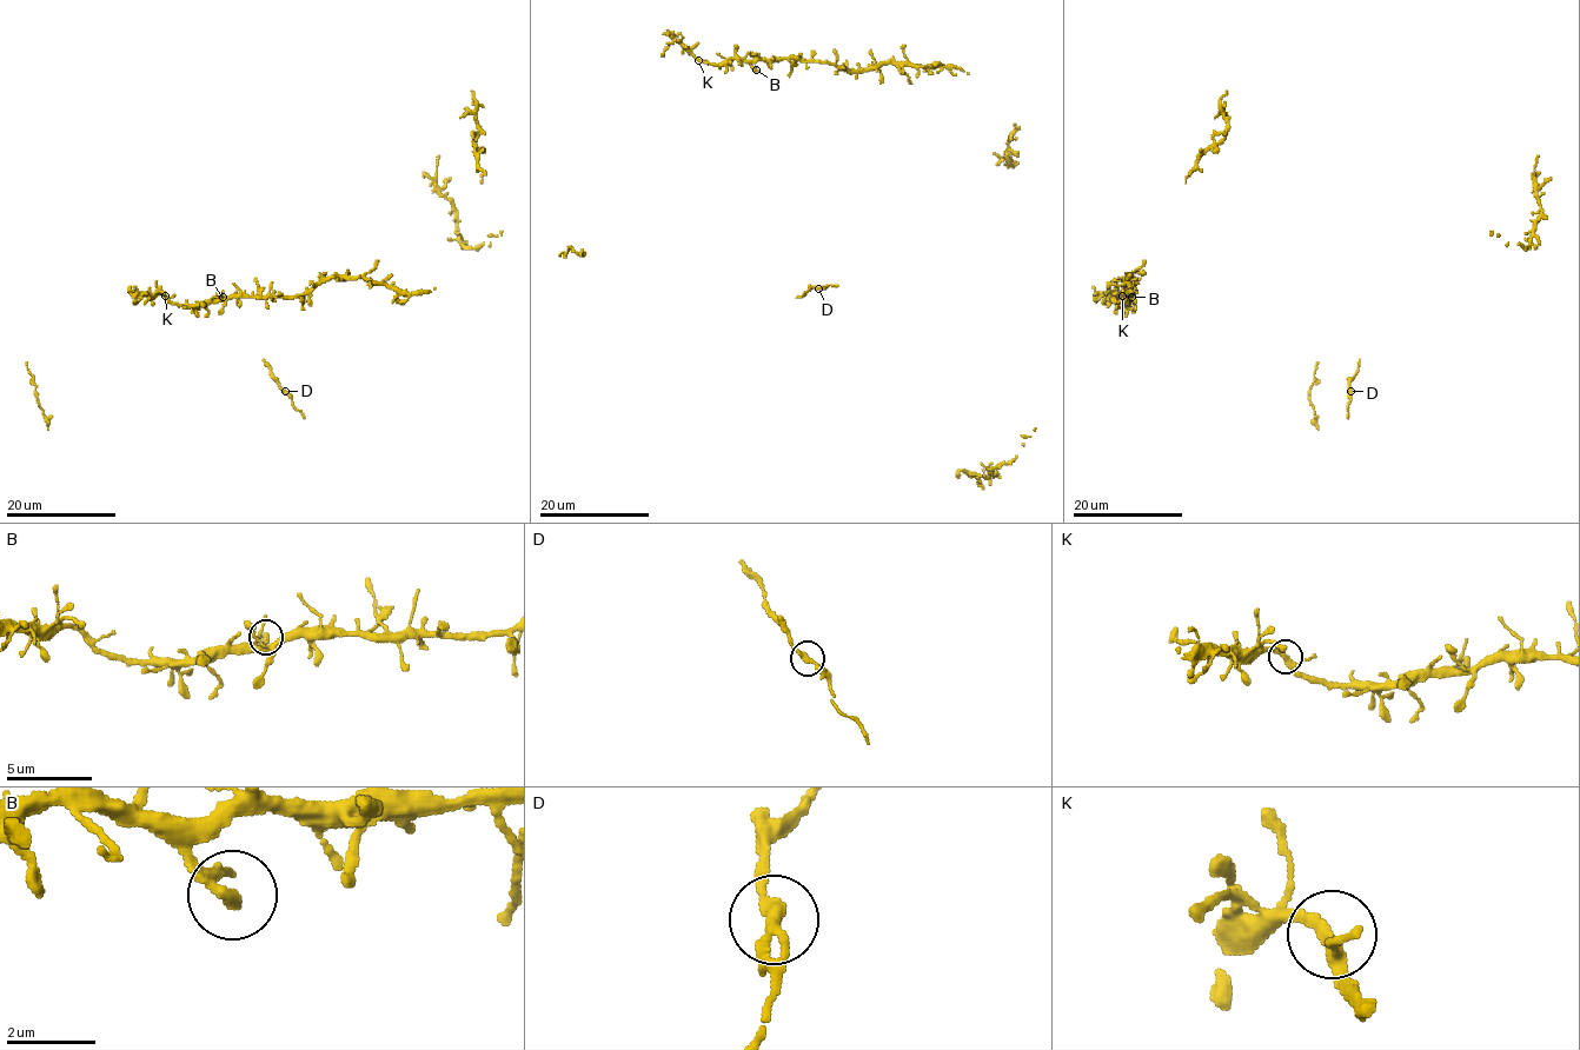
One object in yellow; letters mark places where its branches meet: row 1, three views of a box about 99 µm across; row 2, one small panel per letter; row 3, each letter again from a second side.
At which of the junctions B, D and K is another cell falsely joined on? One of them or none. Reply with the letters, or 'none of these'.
none of these

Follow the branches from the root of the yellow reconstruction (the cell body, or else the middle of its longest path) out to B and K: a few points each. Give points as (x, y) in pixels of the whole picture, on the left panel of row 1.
B: (423, 292), (398, 293), (362, 278), (329, 278), (294, 296), (228, 296), (217, 300), (223, 297)
K: (423, 292), (398, 293), (362, 278), (329, 278), (294, 296), (228, 296), (200, 304), (178, 304), (165, 296)

